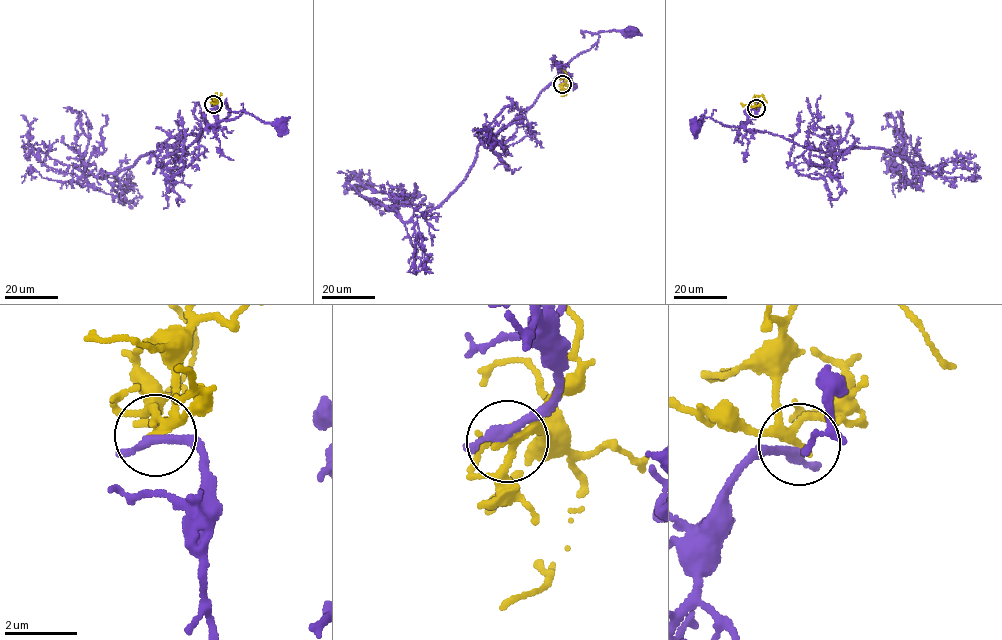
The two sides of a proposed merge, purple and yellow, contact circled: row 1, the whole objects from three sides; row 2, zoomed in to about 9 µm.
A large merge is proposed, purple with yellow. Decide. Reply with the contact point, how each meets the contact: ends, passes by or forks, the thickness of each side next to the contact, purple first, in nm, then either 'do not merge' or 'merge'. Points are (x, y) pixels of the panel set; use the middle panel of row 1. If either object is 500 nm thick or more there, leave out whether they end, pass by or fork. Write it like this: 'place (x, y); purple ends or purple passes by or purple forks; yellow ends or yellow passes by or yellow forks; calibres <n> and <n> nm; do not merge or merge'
place (562, 84); purple ends; yellow forks; calibres 320 and 170 nm; merge

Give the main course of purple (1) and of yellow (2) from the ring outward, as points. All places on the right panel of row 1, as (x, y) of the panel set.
1: (755, 108), (742, 127), (727, 125), (709, 117), (702, 117), (695, 127)
2: (755, 108), (756, 97), (761, 96), (767, 102)

